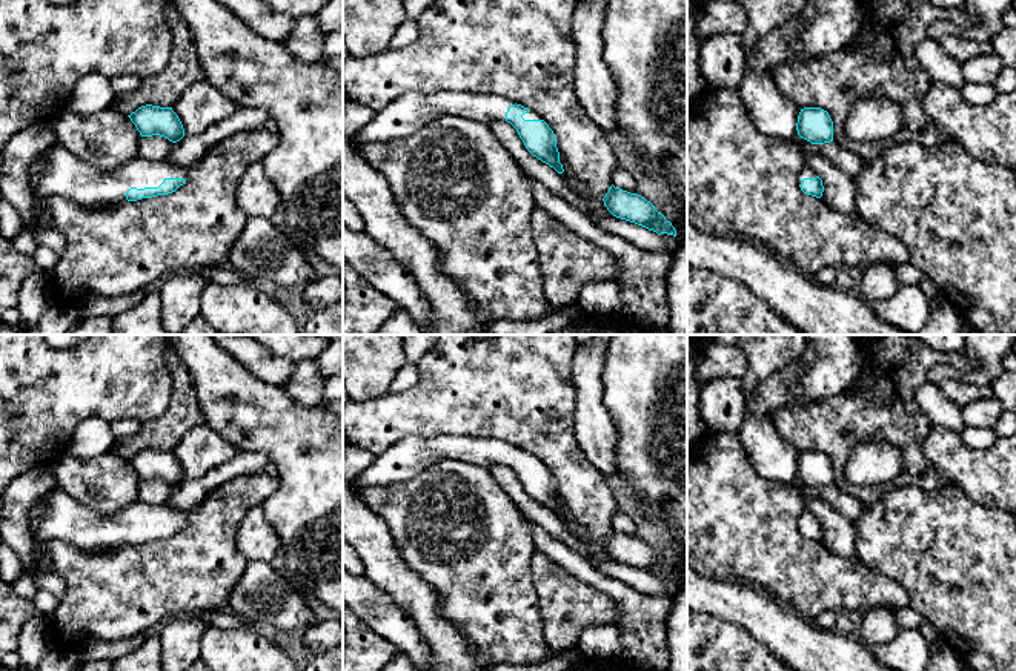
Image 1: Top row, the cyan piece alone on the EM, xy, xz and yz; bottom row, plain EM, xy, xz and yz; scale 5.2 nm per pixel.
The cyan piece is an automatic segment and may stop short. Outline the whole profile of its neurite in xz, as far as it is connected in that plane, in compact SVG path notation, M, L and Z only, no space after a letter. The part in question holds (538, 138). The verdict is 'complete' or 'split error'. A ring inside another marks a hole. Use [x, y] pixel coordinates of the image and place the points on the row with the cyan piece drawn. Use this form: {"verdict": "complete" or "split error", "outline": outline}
{"verdict": "split error", "outline": "M476 92L406 94L378 111L375 118L355 135L350 144L363 155L364 144L406 138L421 126L444 115L457 115L486 124L495 120L507 121L516 129L526 149L533 157L558 174L564 172L555 134L544 120L510 100Z"}

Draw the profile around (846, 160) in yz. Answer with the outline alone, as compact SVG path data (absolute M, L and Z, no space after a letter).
M798 134L793 135L790 140L799 146L804 157L810 154L822 155L848 175L856 175L865 167L864 158L841 147L835 141L824 144L812 144L810 141L801 138Z

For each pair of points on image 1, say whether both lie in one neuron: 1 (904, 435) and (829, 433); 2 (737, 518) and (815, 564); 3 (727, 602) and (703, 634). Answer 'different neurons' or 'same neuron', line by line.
1: same neuron
2: same neuron
3: different neurons

